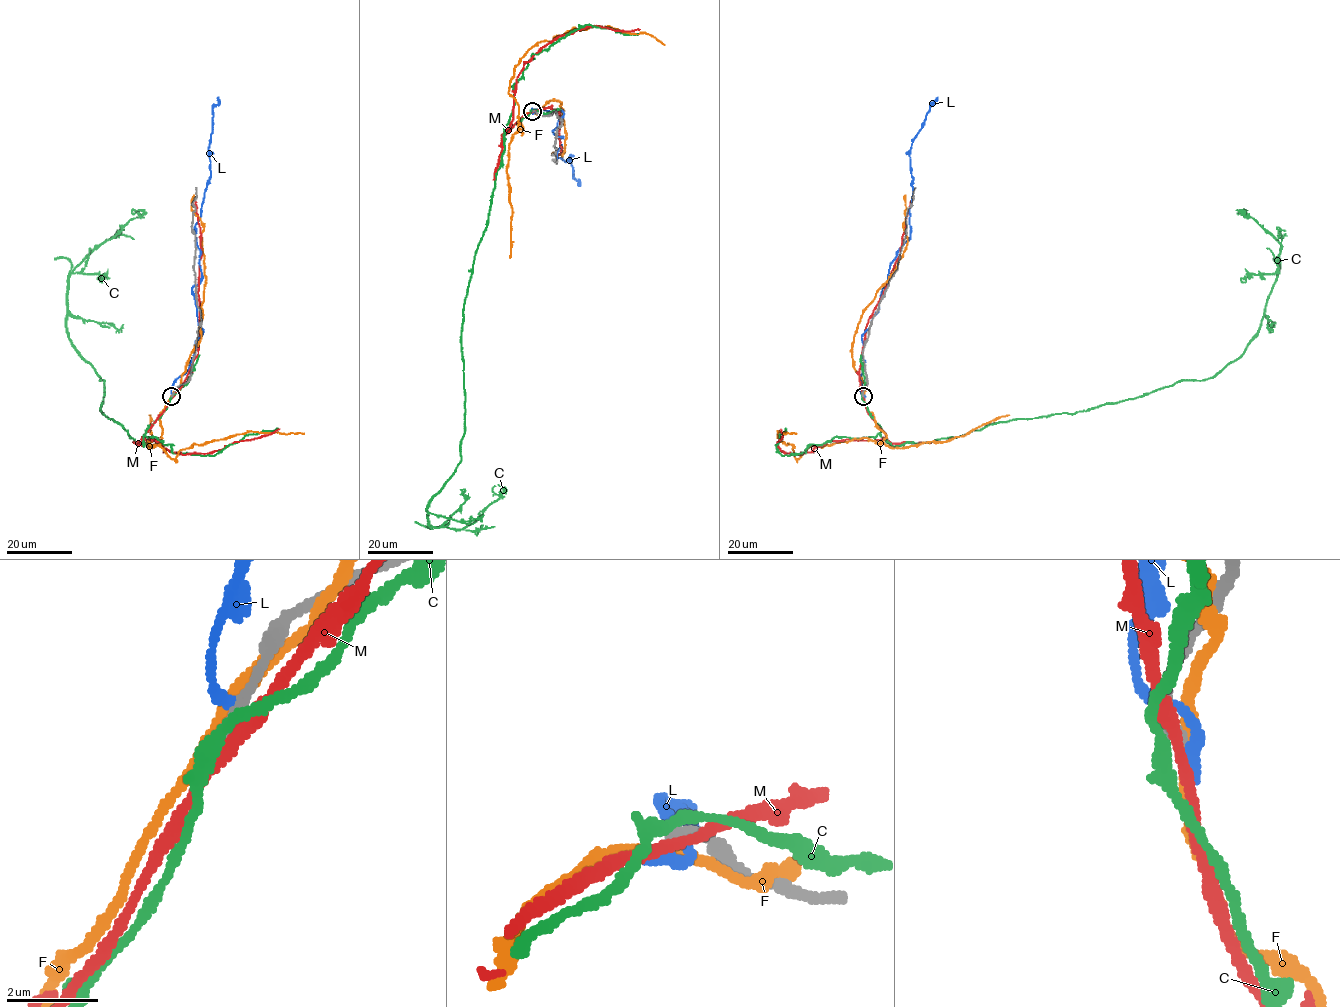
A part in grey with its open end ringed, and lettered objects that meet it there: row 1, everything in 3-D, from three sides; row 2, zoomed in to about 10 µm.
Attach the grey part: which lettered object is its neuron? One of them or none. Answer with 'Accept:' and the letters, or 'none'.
Accept: none

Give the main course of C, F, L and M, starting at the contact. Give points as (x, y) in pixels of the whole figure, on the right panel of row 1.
C: (862, 395), (893, 446), (1214, 377), (1256, 333), (1277, 273), (1280, 244), (1237, 213)
F: (864, 396), (866, 409), (886, 435), (882, 442), (867, 438), (811, 445), (798, 458), (777, 434), (796, 434)
L: (863, 394), (861, 337), (878, 310), (890, 263), (910, 236), (913, 190), (910, 150), (938, 97)
M: (863, 395), (868, 412), (886, 437), (828, 441), (798, 454), (778, 447), (781, 429)

